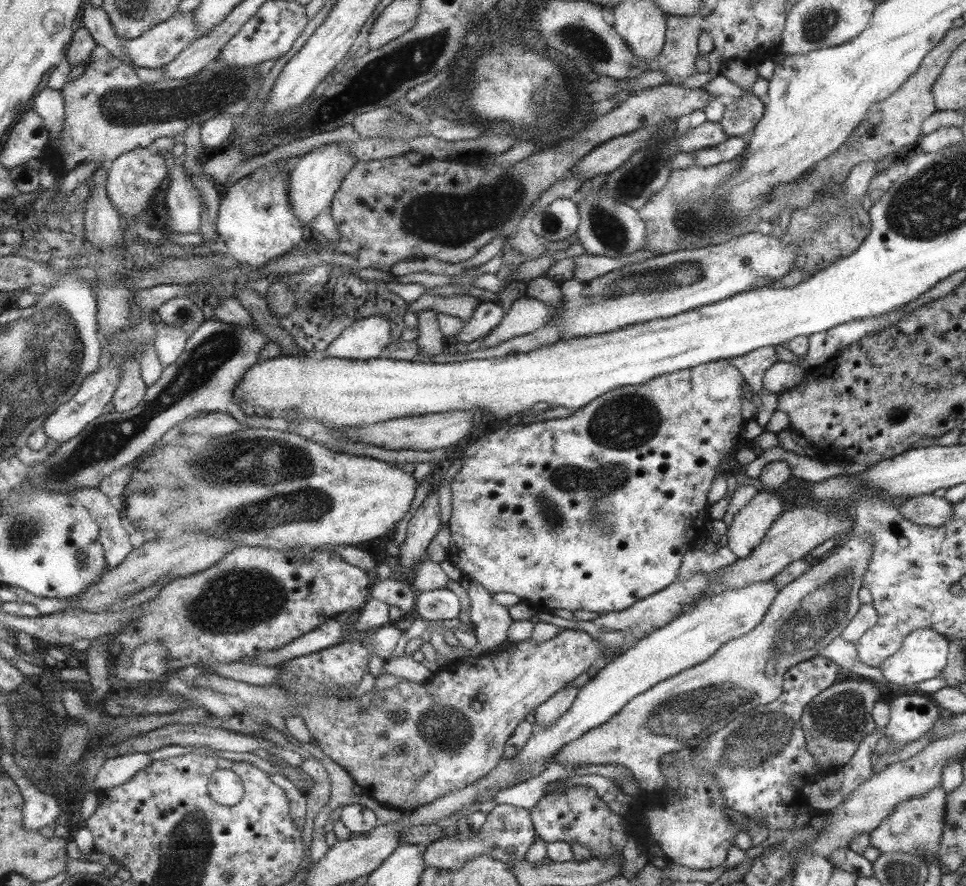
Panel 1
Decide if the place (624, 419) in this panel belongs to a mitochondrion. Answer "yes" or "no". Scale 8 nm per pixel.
yes

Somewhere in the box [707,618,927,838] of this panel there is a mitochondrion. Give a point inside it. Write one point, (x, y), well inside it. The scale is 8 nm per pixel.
(841, 717)

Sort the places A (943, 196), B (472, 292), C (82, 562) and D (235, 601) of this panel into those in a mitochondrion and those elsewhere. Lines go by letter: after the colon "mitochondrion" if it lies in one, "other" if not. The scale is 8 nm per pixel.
A: mitochondrion
B: other
C: other
D: mitochondrion

